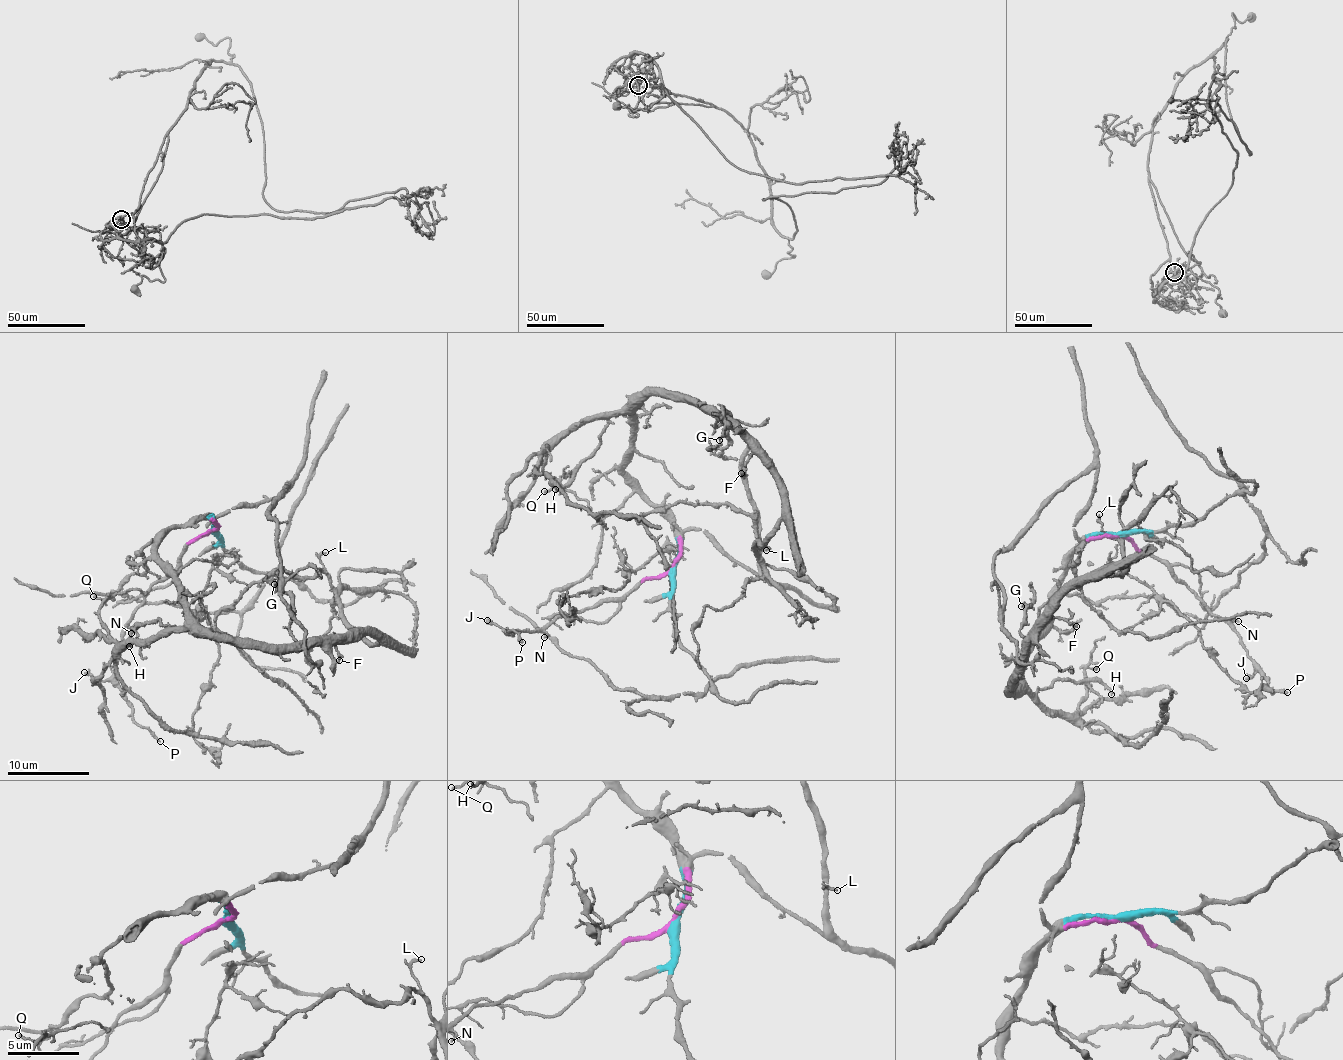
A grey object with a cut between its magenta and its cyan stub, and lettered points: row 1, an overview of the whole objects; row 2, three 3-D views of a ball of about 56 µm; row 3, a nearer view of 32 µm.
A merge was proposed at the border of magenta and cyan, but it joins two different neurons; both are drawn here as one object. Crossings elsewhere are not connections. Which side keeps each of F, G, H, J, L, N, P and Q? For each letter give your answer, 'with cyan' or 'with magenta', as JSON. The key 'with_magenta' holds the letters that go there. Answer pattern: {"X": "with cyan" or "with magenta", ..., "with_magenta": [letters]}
{"F": "with cyan", "G": "with cyan", "H": "with cyan", "J": "with magenta", "L": "with cyan", "N": "with magenta", "P": "with magenta", "Q": "with cyan", "with_magenta": ["J", "N", "P"]}

